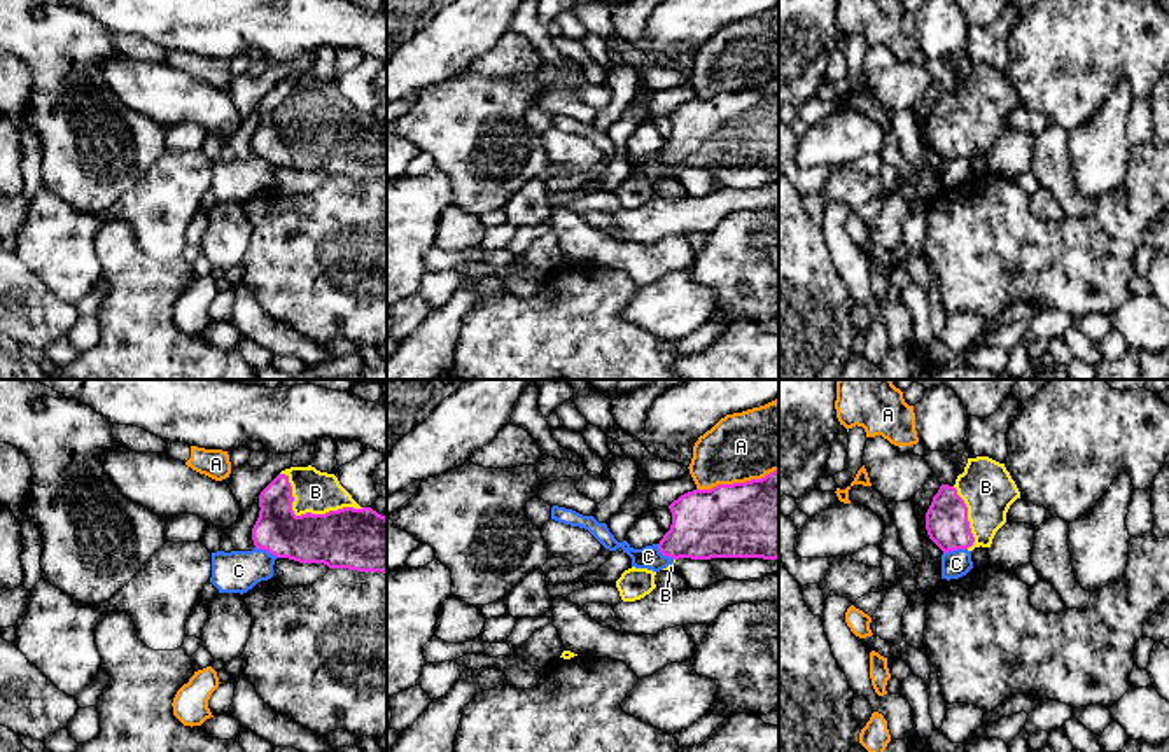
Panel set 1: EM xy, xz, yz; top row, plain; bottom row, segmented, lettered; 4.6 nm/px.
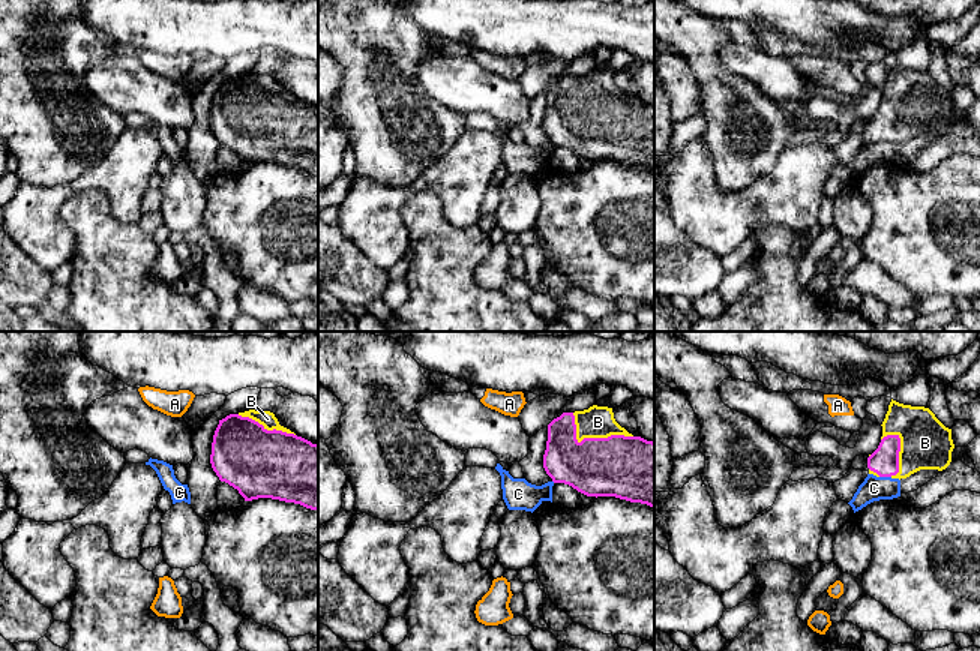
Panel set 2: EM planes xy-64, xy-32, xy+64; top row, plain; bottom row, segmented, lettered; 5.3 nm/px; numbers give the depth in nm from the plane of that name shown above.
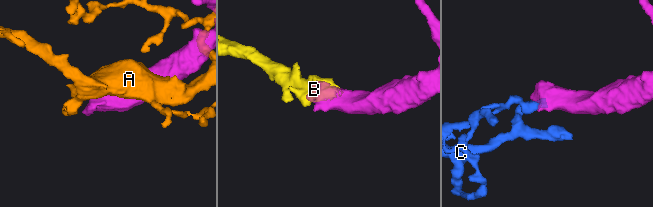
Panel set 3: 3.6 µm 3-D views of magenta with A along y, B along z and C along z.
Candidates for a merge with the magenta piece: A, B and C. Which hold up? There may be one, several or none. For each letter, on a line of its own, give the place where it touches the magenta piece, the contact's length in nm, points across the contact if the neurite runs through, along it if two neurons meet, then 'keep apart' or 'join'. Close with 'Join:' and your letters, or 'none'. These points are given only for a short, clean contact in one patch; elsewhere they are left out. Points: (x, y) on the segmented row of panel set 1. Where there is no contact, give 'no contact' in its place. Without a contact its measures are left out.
A: xz (737, 483) | 380 nm | keep apart
B: xy (308, 513) | 420 nm | join
C: yz (954, 550) | 110 nm | along yz (966, 548), (944, 553) | keep apart
Join: B

